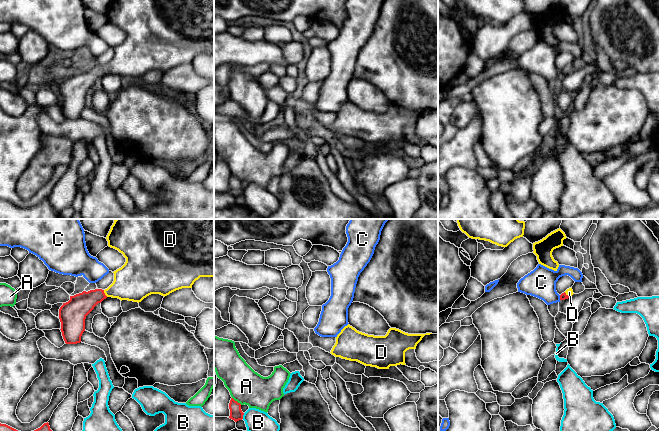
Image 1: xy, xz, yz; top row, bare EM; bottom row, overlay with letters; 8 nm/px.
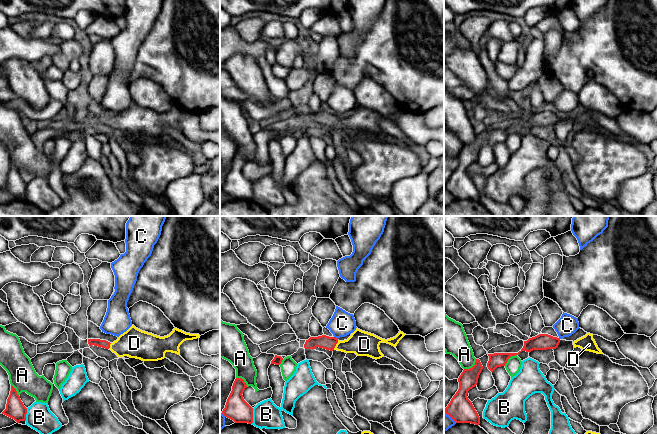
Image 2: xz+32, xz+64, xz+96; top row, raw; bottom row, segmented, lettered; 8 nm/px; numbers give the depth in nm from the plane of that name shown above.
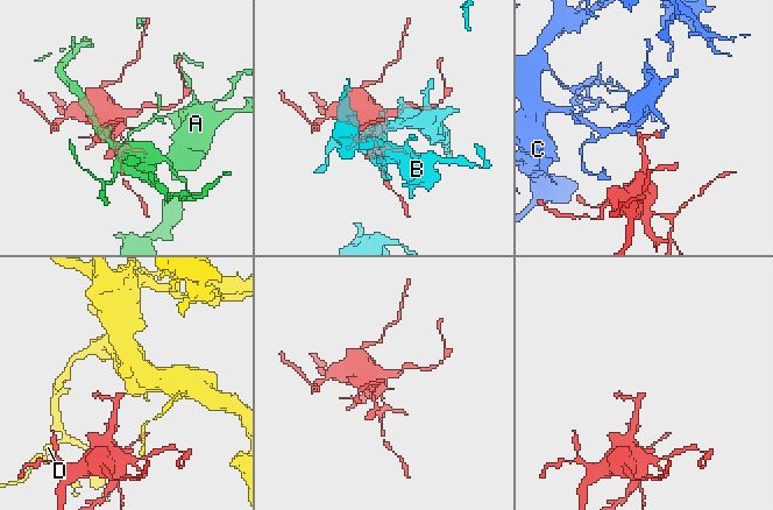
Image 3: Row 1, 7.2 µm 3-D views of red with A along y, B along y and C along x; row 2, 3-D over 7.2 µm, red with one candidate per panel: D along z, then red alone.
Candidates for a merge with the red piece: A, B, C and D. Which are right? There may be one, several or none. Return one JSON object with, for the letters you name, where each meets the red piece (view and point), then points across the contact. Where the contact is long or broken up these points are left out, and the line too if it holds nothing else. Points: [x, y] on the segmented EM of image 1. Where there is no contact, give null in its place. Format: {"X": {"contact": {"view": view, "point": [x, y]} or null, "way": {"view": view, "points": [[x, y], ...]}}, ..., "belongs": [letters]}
{"D": {"contact": {"view": "xy", "point": [104, 293]}, "way": {"view": "xy", "points": [[80, 305], [104, 293], [122, 288], [133, 282]]}}, "belongs": ["D"]}

